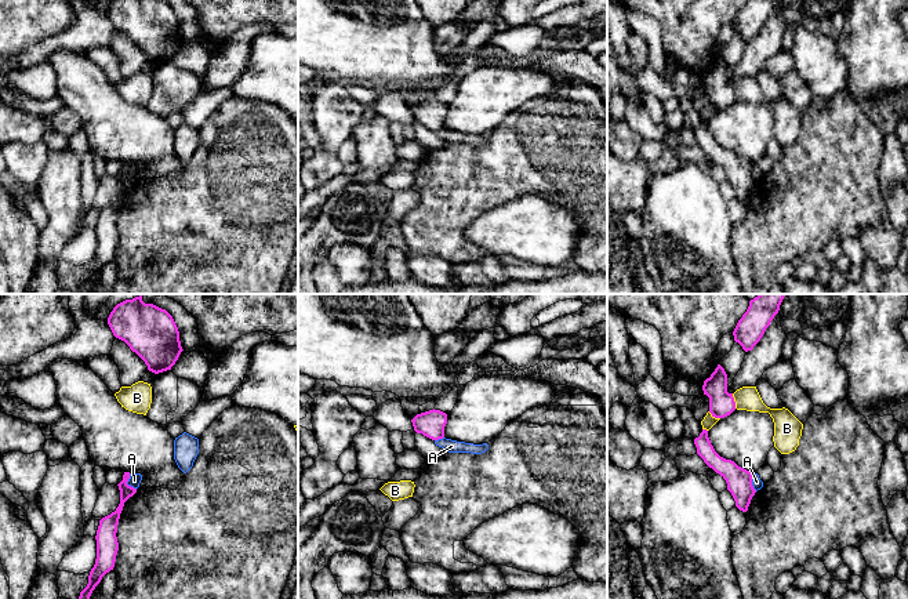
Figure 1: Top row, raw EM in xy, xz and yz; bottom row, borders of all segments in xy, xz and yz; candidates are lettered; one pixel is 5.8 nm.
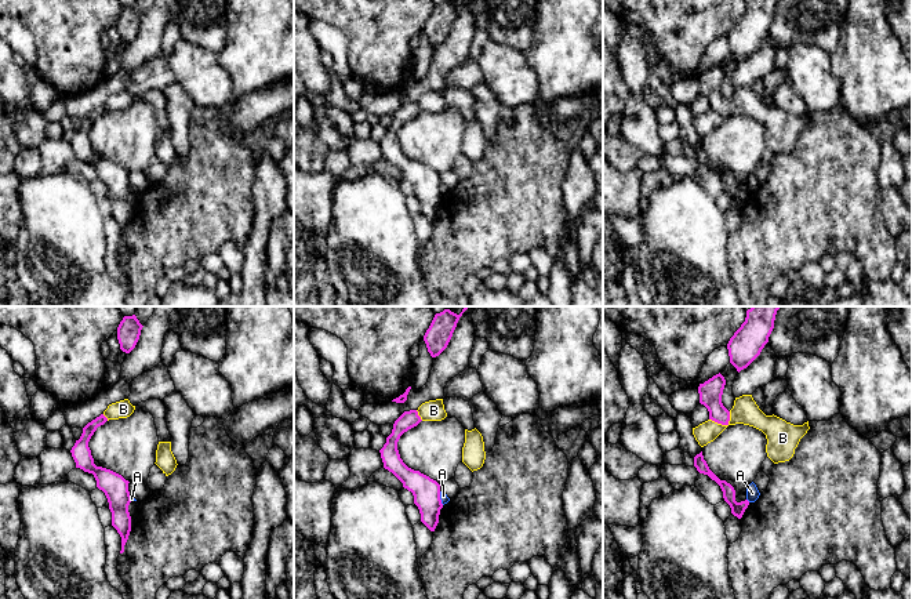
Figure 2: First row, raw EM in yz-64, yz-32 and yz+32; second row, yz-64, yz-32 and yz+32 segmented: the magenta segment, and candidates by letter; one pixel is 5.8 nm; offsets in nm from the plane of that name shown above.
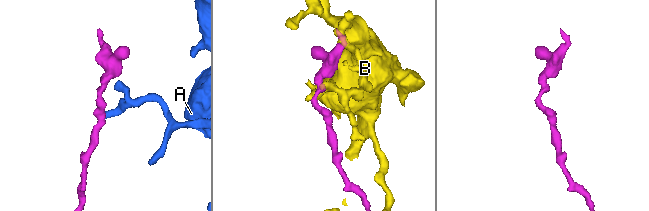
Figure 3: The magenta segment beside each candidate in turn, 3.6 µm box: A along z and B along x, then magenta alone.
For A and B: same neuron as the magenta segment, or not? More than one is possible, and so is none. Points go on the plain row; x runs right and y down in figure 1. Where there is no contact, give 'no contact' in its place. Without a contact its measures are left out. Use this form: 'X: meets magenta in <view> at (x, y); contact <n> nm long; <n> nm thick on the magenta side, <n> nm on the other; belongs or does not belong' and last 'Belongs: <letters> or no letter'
A: meets magenta in xy at (126, 174); contact 100 nm long; 90 nm thick on the magenta side, 70 nm on the other; does not belong
B: meets magenta in yz at (733, 91); contact 90 nm long; 150 nm thick on the magenta side, 140 nm on the other; does not belong
Belongs: no letter

